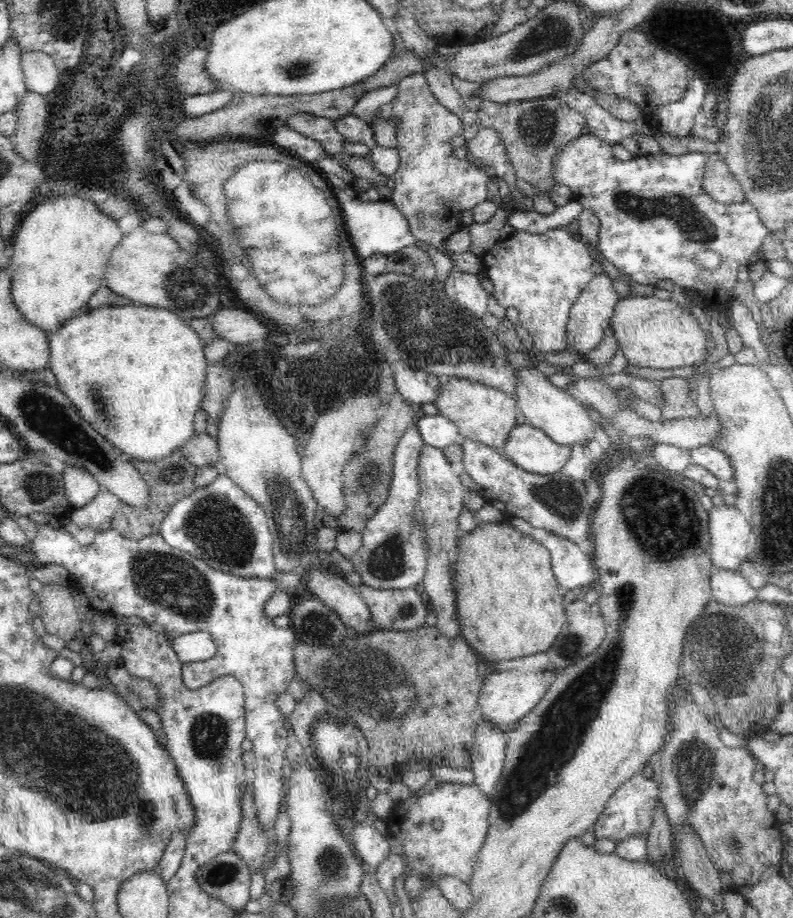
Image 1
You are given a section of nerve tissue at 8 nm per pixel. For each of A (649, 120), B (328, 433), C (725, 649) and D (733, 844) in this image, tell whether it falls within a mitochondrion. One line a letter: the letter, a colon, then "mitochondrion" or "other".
A: other
B: other
C: mitochondrion
D: mitochondrion

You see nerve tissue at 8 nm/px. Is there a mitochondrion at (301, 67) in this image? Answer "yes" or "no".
yes

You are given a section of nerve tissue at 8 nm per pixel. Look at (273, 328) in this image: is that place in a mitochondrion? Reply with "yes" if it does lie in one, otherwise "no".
no

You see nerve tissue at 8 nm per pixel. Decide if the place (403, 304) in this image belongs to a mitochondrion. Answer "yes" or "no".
yes

